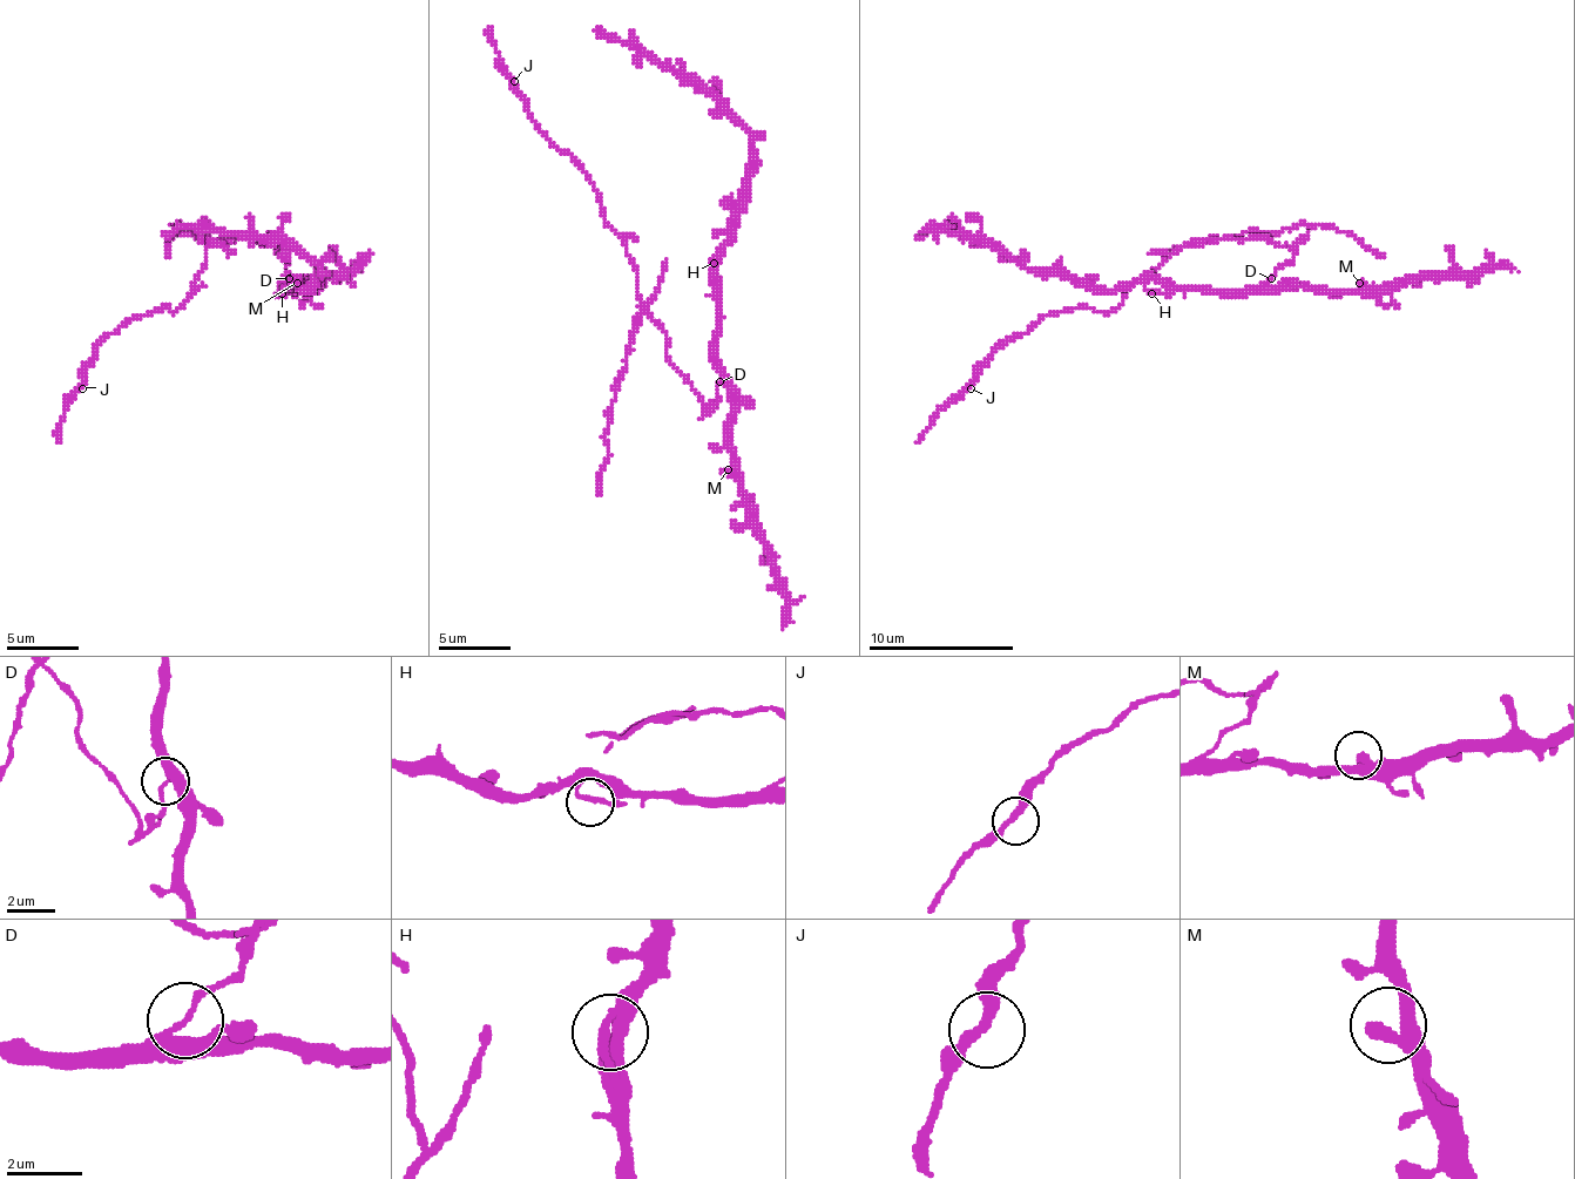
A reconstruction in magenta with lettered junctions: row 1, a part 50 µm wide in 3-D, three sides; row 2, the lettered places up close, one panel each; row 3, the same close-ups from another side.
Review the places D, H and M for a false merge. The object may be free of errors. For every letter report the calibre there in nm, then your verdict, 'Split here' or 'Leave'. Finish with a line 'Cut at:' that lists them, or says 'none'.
D: Thickness 240 nm. Split here
H: Thickness 190 nm. Leave
M: Thickness 300 nm. Leave
Cut at: D

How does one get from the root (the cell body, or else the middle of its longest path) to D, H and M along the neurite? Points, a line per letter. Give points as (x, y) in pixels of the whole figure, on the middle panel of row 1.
D: (698, 397), (707, 404), (714, 404), (721, 383)
H: (698, 397), (707, 404), (714, 404), (721, 379), (717, 368), (717, 277), (714, 263)
M: (698, 397), (707, 404), (714, 404), (721, 379), (728, 390), (731, 404), (731, 466), (728, 469)

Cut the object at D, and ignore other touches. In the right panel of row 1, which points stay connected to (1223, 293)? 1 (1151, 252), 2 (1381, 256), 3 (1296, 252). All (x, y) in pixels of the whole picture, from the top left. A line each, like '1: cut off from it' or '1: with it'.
1: cut off from it
2: cut off from it
3: cut off from it

